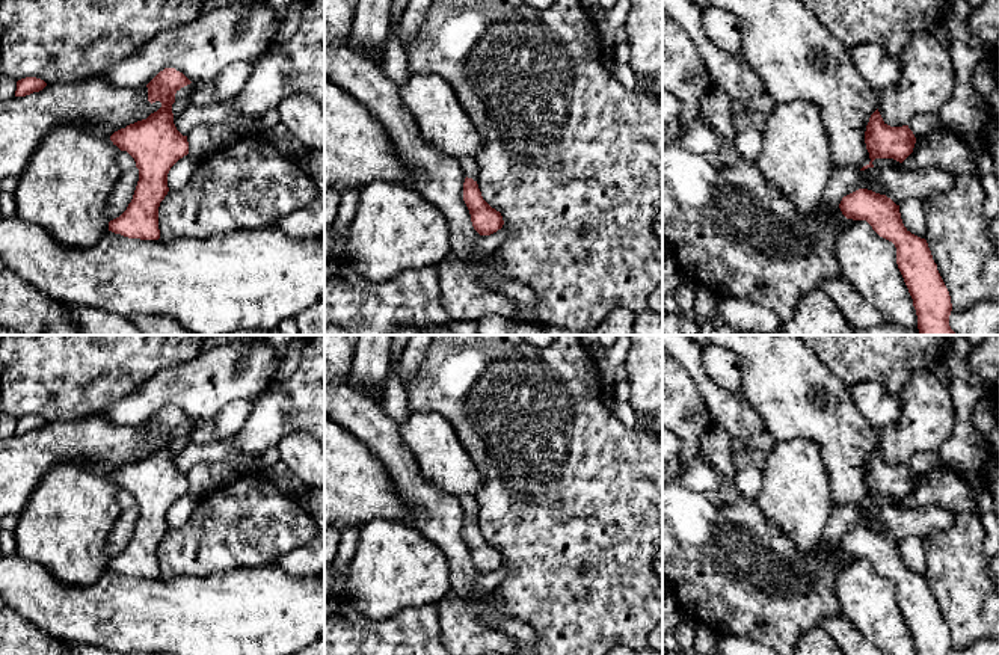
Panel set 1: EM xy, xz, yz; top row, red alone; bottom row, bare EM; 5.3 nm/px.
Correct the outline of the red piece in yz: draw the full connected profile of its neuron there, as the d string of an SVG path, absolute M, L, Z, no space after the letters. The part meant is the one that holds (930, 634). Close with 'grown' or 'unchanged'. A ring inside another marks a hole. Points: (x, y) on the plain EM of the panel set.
M859 527L844 534L839 546L847 557L866 558L880 575L895 583L896 602L918 655L951 653L951 634L928 581L904 564L899 543L886 533Z; unchanged

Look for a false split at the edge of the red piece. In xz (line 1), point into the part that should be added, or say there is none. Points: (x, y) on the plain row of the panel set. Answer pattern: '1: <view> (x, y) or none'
1: none

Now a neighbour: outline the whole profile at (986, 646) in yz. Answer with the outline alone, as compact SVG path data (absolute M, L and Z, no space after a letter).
M981 638L963 650L951 649L949 655L999 655L999 638Z

